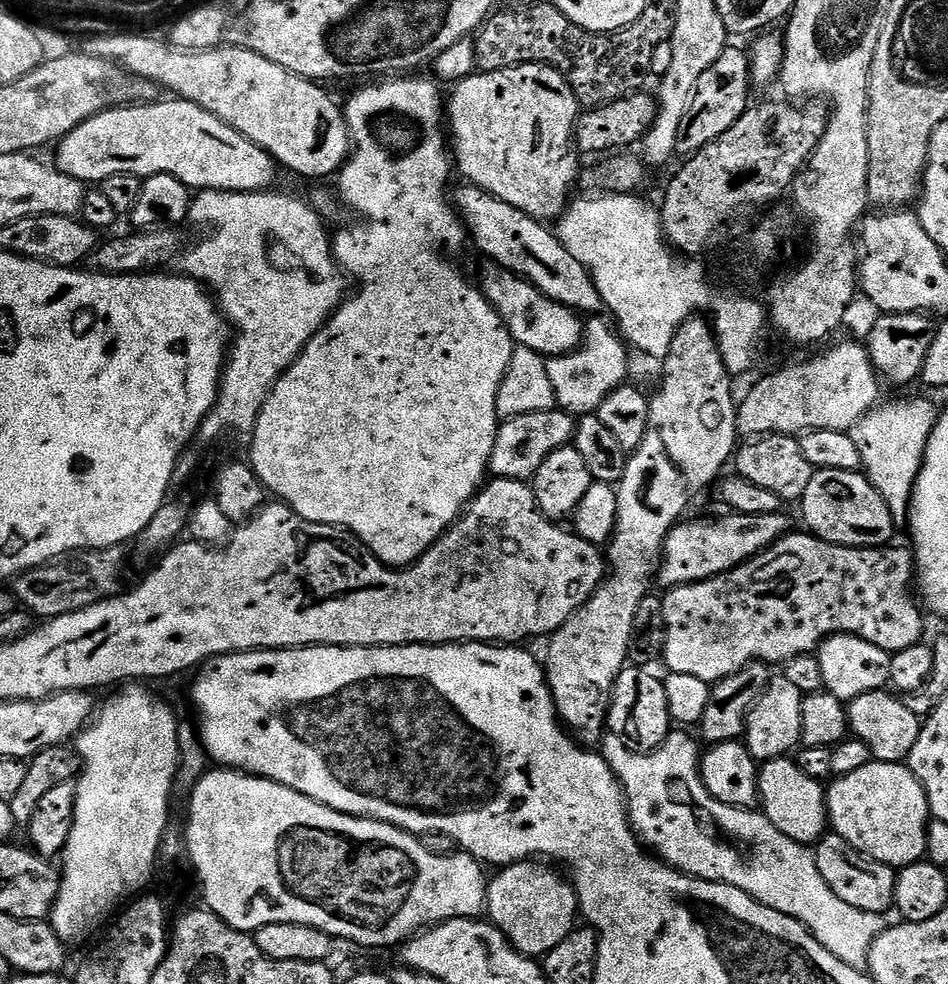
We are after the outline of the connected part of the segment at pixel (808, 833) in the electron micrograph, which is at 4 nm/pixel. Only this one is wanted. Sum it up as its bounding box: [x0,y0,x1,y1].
[760,759,829,845]

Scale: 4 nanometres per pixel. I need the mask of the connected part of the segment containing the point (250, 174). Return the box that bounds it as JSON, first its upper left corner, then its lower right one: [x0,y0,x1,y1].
[55,98,278,192]

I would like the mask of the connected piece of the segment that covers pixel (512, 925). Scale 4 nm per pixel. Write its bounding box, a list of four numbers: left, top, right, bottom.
[486,859,578,958]

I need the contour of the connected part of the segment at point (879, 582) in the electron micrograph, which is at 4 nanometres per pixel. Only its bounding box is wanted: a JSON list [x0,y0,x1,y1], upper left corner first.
[662,531,925,685]

